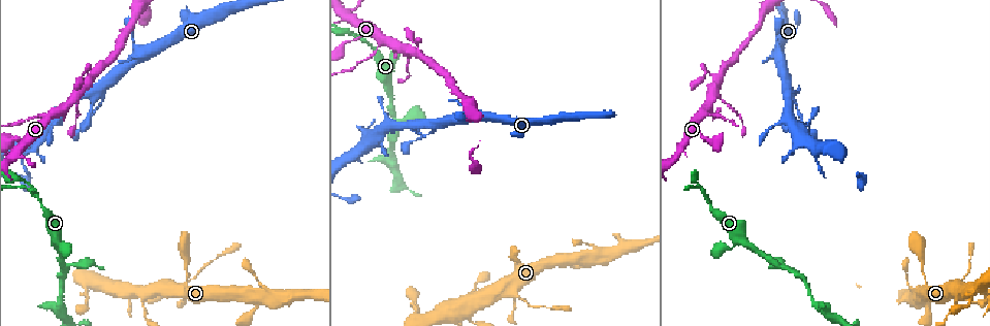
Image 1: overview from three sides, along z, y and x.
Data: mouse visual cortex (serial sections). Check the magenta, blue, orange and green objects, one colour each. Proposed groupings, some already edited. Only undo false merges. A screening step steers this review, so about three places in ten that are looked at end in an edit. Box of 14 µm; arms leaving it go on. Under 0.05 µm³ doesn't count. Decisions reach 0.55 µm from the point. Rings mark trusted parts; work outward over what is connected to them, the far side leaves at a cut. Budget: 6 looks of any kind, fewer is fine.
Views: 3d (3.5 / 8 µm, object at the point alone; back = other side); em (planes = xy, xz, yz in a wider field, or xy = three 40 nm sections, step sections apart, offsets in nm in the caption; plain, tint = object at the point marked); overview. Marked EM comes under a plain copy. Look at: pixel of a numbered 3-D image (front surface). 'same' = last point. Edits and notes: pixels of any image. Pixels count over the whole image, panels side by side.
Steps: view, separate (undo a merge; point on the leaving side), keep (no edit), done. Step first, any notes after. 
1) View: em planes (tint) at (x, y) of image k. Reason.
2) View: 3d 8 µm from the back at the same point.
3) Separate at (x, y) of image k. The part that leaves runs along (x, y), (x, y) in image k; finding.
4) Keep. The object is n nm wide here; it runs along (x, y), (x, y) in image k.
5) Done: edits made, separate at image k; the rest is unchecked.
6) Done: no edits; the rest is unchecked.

View: em xy step 2 (tint) at (384, 41) of image 1. Thick turns thin.

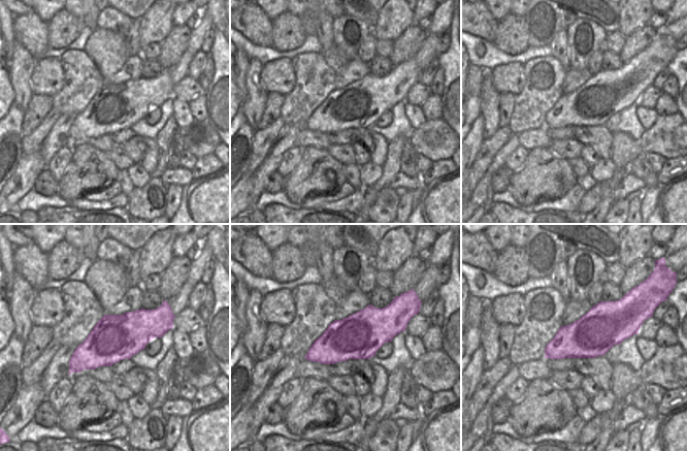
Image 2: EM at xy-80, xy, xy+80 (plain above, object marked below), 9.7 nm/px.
View: 3d 3.5 µm from the back at the same point. Wider look.

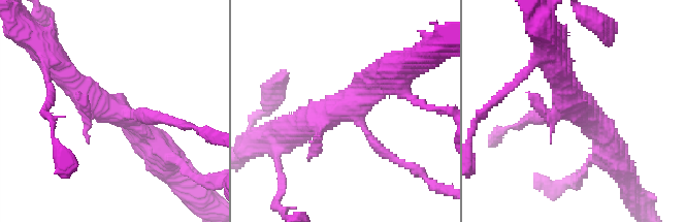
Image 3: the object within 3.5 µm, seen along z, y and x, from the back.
Keep. It runs along (163, 152), (61, 72) in image 3; all the same cell.

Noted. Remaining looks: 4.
View: 3d 3.5 µm at (349, 16) of image 1. Looks like a crossing.

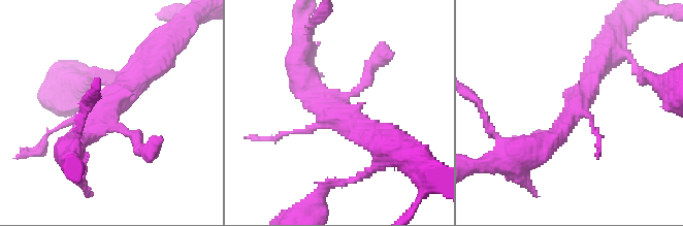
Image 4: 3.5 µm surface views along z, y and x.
View: em xy step 1 (tint) at (339, 114) of image 4.

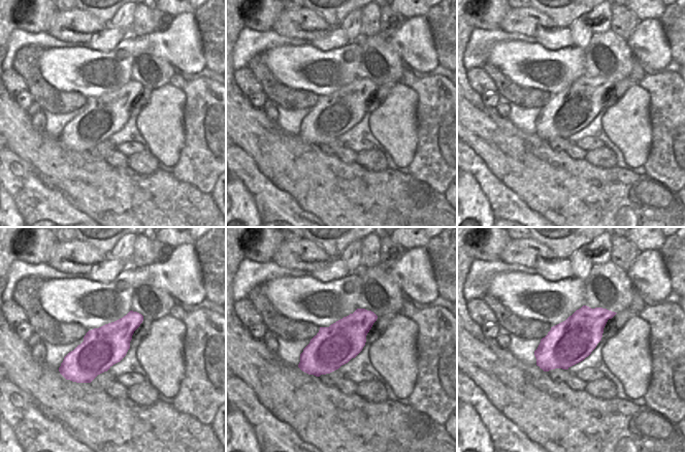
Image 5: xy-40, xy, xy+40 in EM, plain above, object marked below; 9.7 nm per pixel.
Keep. One cell here.

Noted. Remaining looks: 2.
View: 3d 3.5 µm at (705, 190) of image 1. Branch point.

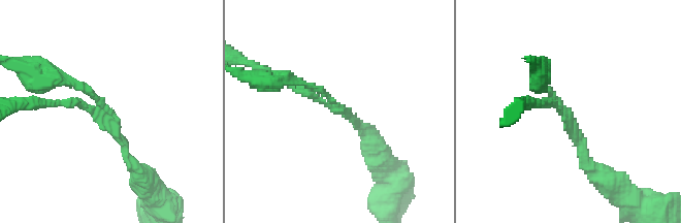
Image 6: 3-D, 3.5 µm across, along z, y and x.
View: em xy step 3 (tint) at (332, 110) of image 6. Need the tissue.

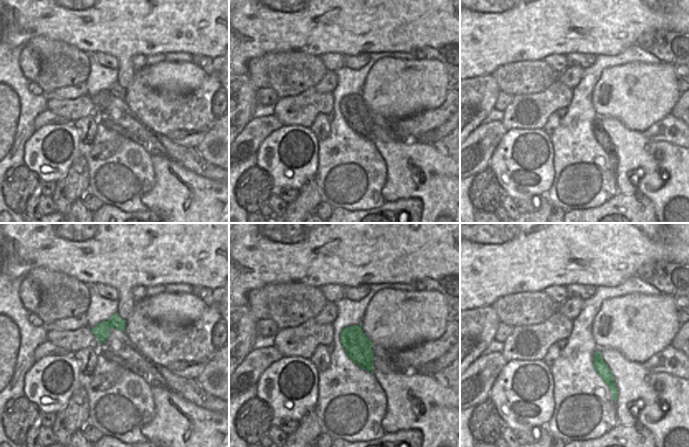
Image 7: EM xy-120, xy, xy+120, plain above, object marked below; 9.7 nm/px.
Keep. It runs along (134, 166), (99, 100), (55, 81) in image 6; all the same cell.

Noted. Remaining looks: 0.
Done: no edits; the rest is unchecked.

